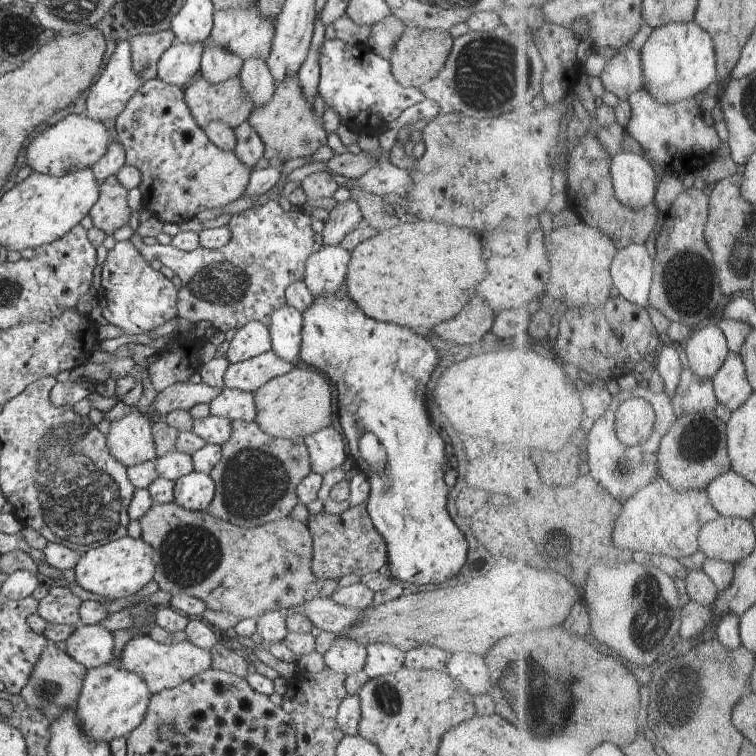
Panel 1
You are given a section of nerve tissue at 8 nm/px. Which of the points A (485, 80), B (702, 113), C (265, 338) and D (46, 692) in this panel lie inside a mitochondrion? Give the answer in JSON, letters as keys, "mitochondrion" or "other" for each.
{"A":"mitochondrion","B":"other","C":"other","D":"mitochondrion"}

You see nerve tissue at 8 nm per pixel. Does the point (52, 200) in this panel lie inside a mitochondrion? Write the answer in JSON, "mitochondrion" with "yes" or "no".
{"mitochondrion":"no"}

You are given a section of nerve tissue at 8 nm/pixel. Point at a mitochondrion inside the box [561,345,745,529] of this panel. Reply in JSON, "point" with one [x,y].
{"point":[700,440]}

